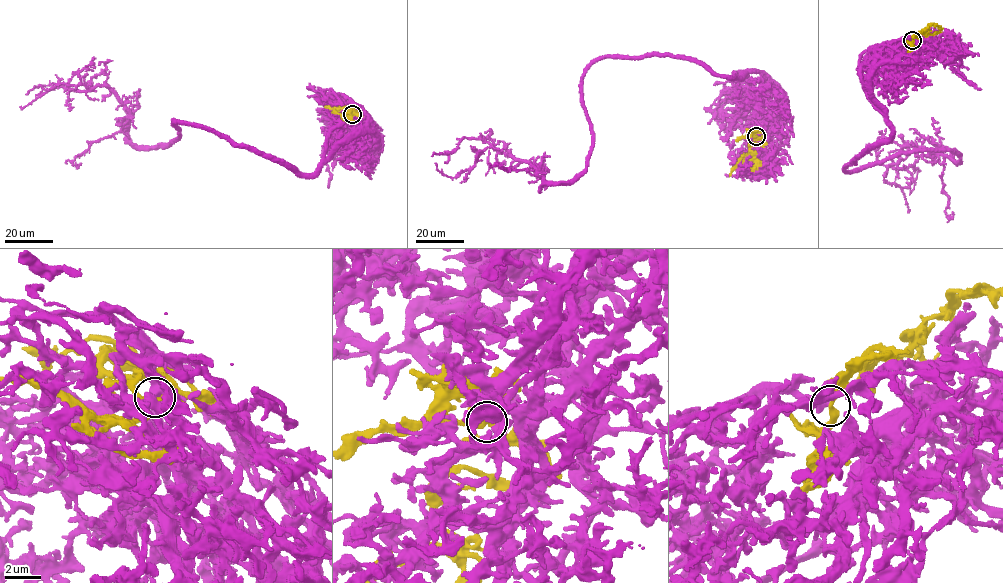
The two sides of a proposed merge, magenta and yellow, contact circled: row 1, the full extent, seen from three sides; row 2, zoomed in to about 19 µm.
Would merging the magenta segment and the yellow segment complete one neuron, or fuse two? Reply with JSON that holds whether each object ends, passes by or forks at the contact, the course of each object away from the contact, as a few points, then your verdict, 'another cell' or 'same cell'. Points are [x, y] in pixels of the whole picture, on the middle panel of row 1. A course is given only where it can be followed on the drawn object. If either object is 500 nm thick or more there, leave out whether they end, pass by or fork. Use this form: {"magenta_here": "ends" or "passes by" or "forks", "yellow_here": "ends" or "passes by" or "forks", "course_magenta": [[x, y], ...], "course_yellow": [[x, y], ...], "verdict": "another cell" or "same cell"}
{"magenta_here": "passes by", "yellow_here": "passes by", "course_magenta": [[756, 135], [756, 71], [602, 57], [582, 77], [587, 166], [566, 184], [480, 139], [432, 156]], "course_yellow": [[756, 136], [764, 143], [749, 145], [751, 153], [742, 156], [729, 176]], "verdict": "same cell"}

